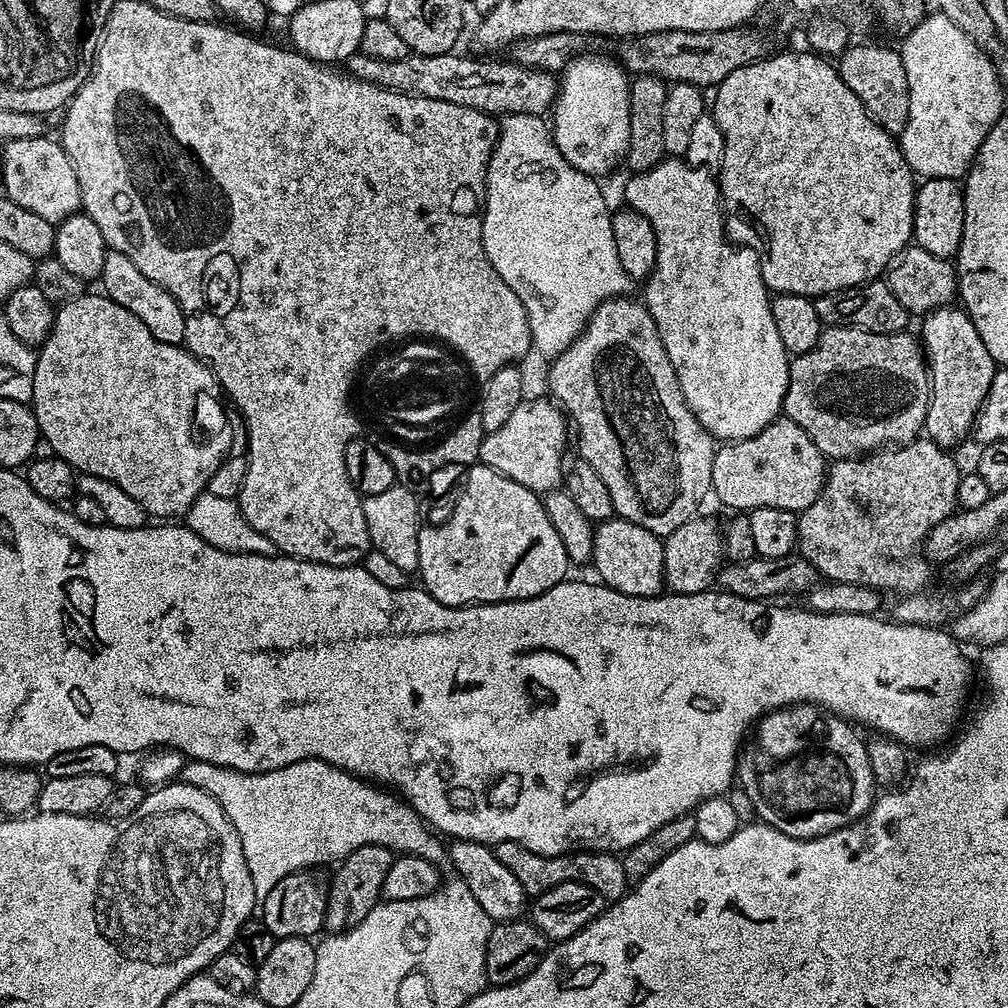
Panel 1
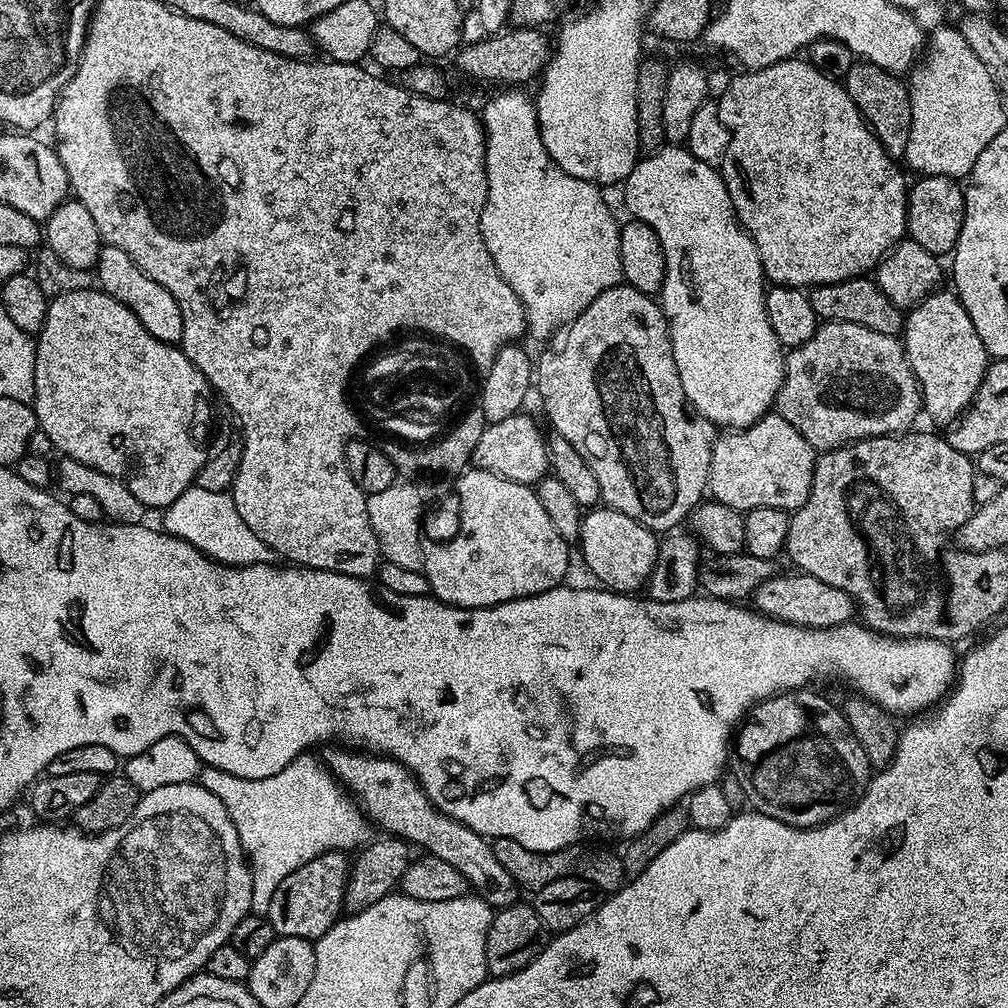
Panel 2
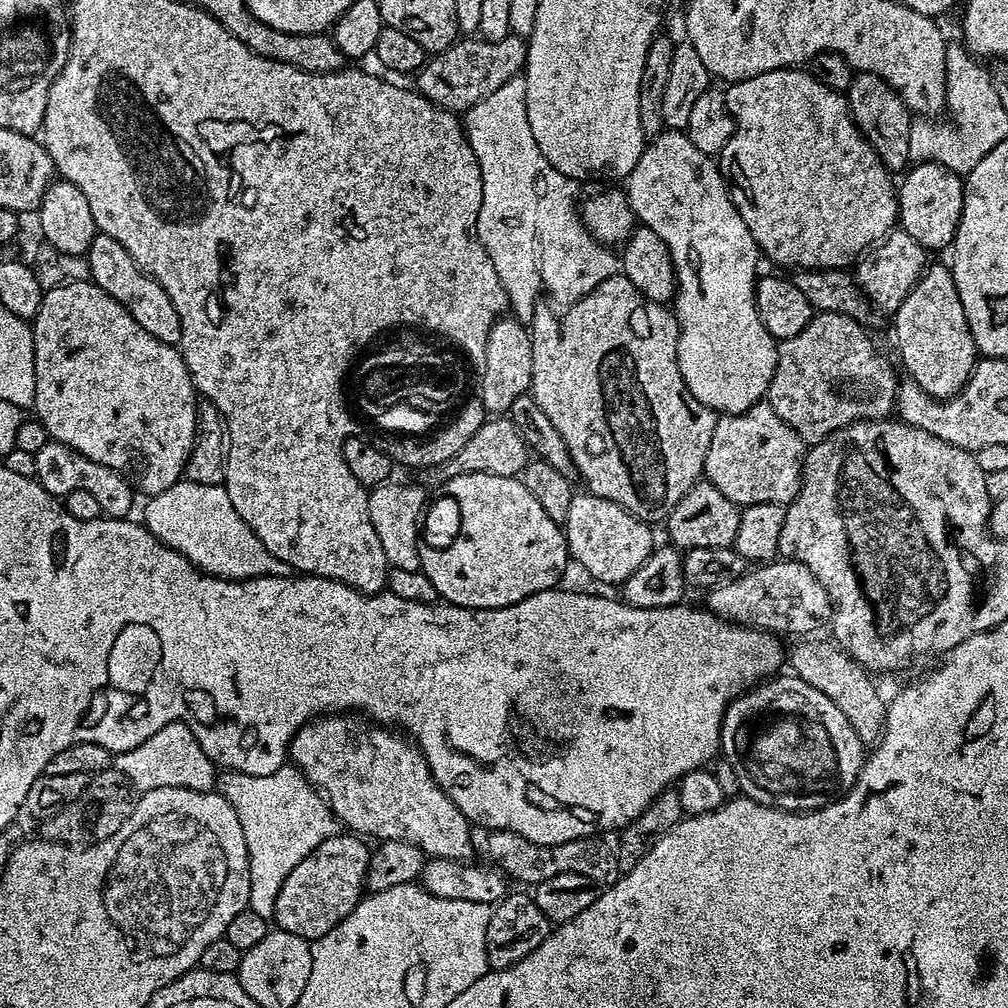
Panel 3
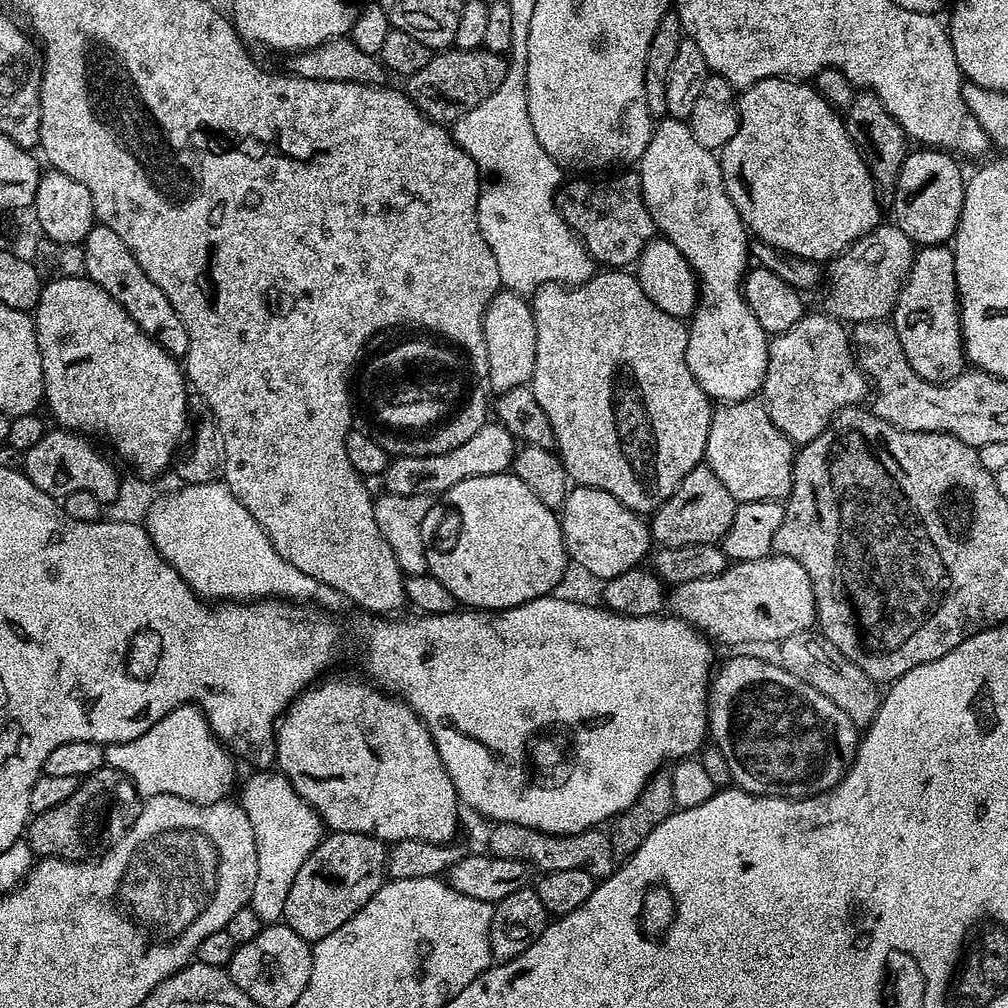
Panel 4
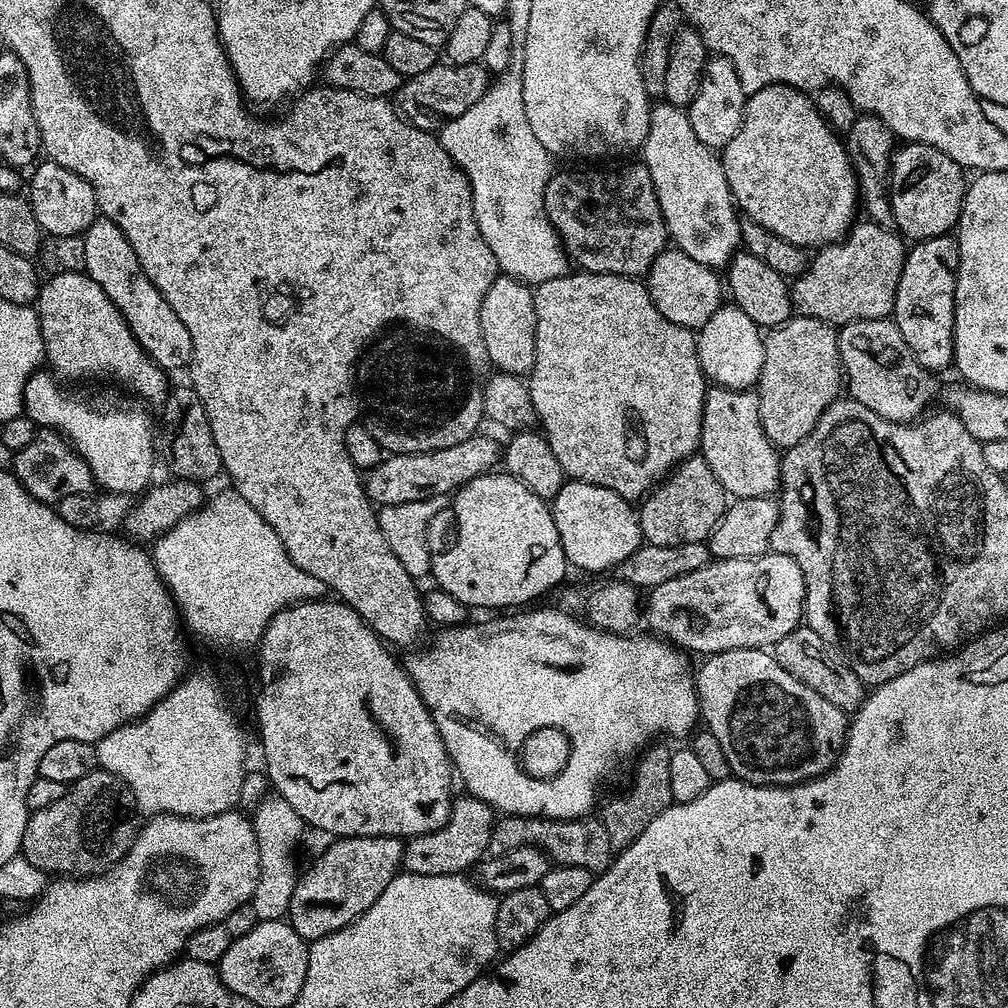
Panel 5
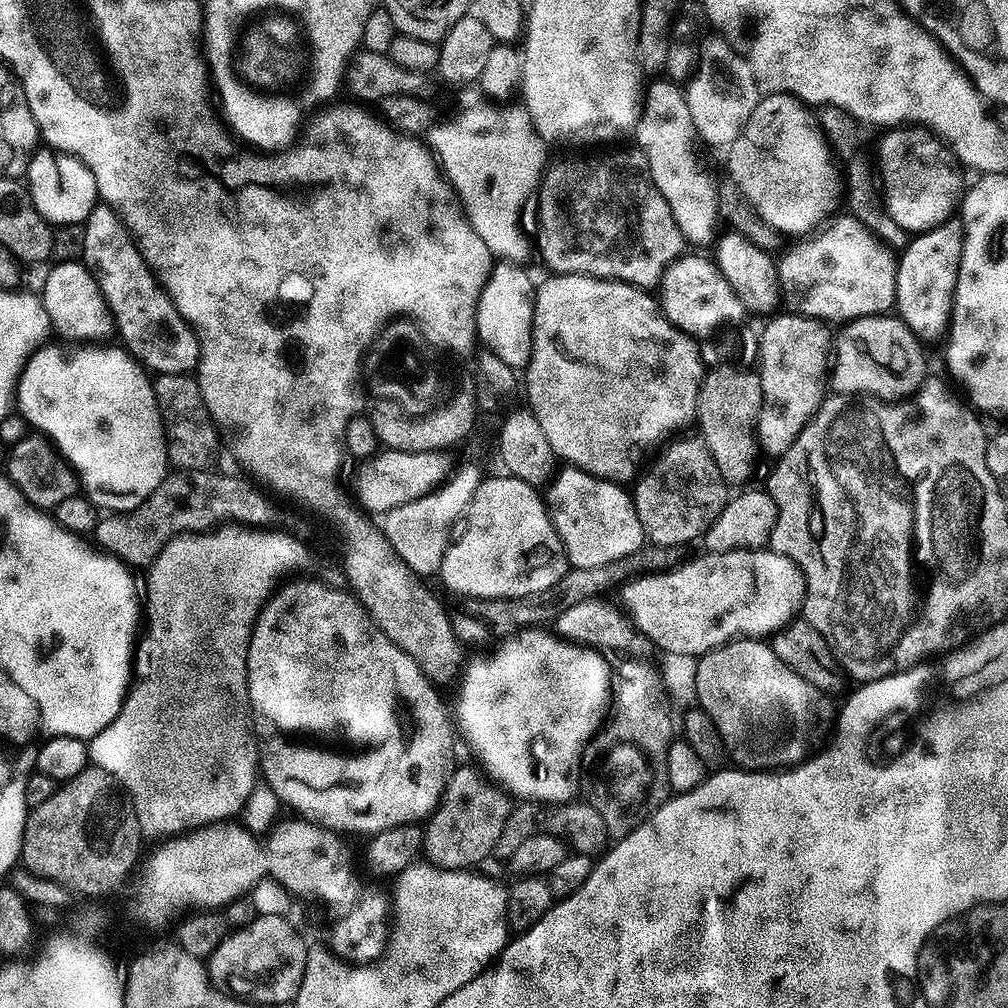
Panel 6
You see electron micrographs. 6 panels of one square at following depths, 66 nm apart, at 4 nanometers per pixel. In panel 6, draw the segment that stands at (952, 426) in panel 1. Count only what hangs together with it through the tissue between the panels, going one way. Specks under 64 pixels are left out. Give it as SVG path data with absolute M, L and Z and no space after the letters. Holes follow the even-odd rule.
M953 218L928 232L913 235L908 245L899 253L895 311L917 341L936 340L939 336L941 339L948 331L963 245L964 222L960 218Z

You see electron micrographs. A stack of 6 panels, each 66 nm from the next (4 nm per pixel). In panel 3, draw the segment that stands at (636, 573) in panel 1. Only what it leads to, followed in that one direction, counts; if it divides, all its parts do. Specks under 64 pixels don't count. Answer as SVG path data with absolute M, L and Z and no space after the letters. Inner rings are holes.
M591 494L583 495L573 495L570 514L566 514L562 522L564 539L568 541L568 555L575 563L577 560L594 579L601 580L604 584L623 585L624 580L630 578L630 574L634 574L634 570L638 570L638 566L642 566L642 562L646 562L646 558L652 553L654 541L652 541L652 532L648 529L651 527L622 506L606 498L598 498Z

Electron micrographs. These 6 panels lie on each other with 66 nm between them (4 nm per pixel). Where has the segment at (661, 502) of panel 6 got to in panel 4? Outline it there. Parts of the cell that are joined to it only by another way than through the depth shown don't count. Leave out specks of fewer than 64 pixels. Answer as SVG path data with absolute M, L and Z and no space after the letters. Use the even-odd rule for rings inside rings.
M707 463L696 465L686 478L666 498L664 505L650 516L650 536L657 545L666 548L677 548L687 544L715 544L723 541L730 522L734 522L734 510L738 501L732 497L730 490L718 482L714 470Z

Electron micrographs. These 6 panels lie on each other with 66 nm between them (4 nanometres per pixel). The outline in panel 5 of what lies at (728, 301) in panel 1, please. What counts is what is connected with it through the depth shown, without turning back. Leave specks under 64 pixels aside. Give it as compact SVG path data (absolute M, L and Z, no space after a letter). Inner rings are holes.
M656 102L650 108L650 126L644 139L642 163L650 170L654 194L671 243L690 254L694 262L713 270L727 269L741 247L736 201L724 173L721 157L694 134L687 111L678 105ZM731 302L721 303L720 309L698 329L696 349L704 375L713 385L751 389L760 379L764 357L762 330Z

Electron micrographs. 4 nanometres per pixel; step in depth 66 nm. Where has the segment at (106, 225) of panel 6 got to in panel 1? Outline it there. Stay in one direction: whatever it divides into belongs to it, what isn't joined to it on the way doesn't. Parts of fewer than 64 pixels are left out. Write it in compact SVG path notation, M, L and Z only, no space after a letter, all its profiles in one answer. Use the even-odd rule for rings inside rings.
M109 250L106 254L106 262L102 266L99 283L104 284L103 295L118 302L118 306L130 310L130 314L134 314L134 318L138 318L138 322L142 322L142 326L146 326L146 330L150 330L150 334L158 338L158 342L184 344L186 318L178 302L166 290L162 290L158 282L150 282L150 278L146 278L146 274L142 274L142 270L138 270L138 266L134 266L134 262L126 258L126 254Z

